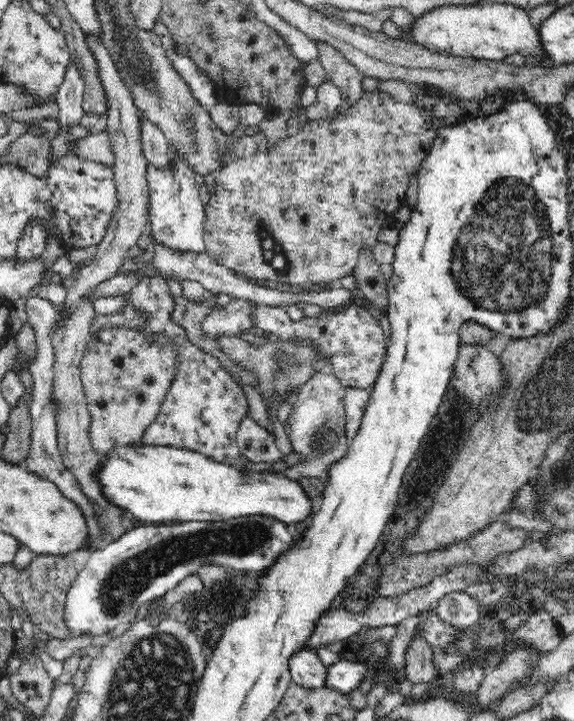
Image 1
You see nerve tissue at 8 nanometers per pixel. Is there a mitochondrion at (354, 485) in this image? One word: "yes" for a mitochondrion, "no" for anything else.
no

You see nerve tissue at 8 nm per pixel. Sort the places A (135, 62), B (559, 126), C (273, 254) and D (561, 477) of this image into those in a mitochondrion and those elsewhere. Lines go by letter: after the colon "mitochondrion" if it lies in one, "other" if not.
A: mitochondrion
B: other
C: mitochondrion
D: mitochondrion

